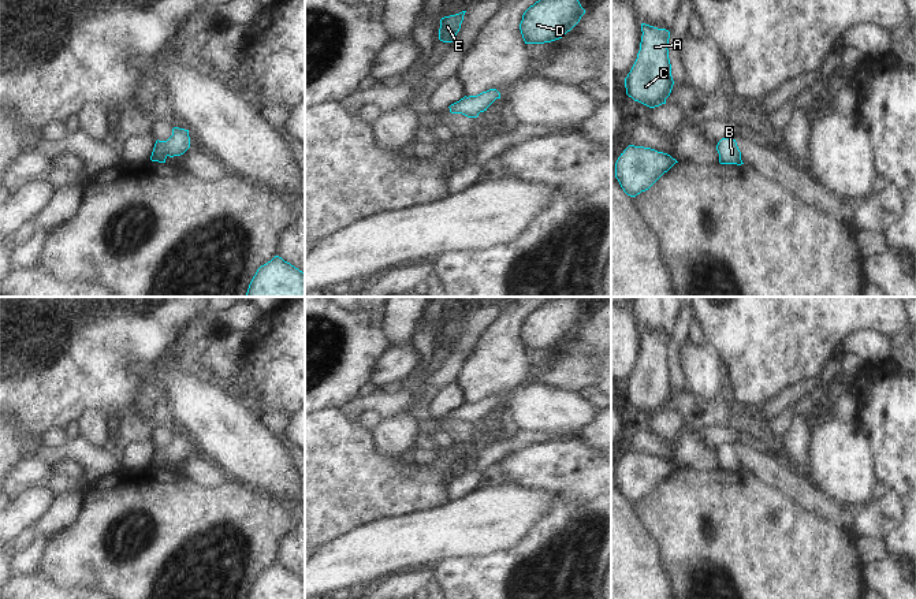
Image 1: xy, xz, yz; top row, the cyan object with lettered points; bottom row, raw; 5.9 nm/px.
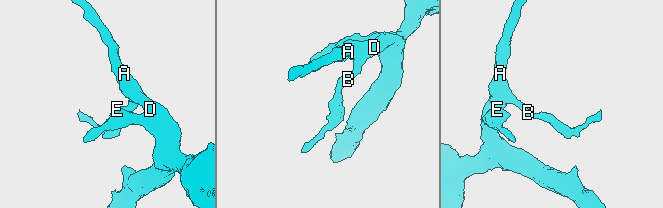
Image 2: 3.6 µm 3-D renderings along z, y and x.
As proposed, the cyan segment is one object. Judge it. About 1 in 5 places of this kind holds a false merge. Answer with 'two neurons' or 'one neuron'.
one neuron

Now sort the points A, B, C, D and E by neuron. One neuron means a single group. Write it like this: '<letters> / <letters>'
A B C D E

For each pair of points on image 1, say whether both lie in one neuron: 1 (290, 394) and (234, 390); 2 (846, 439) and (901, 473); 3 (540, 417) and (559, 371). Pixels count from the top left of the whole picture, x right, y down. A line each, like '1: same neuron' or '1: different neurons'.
1: same neuron
2: different neurons
3: different neurons

